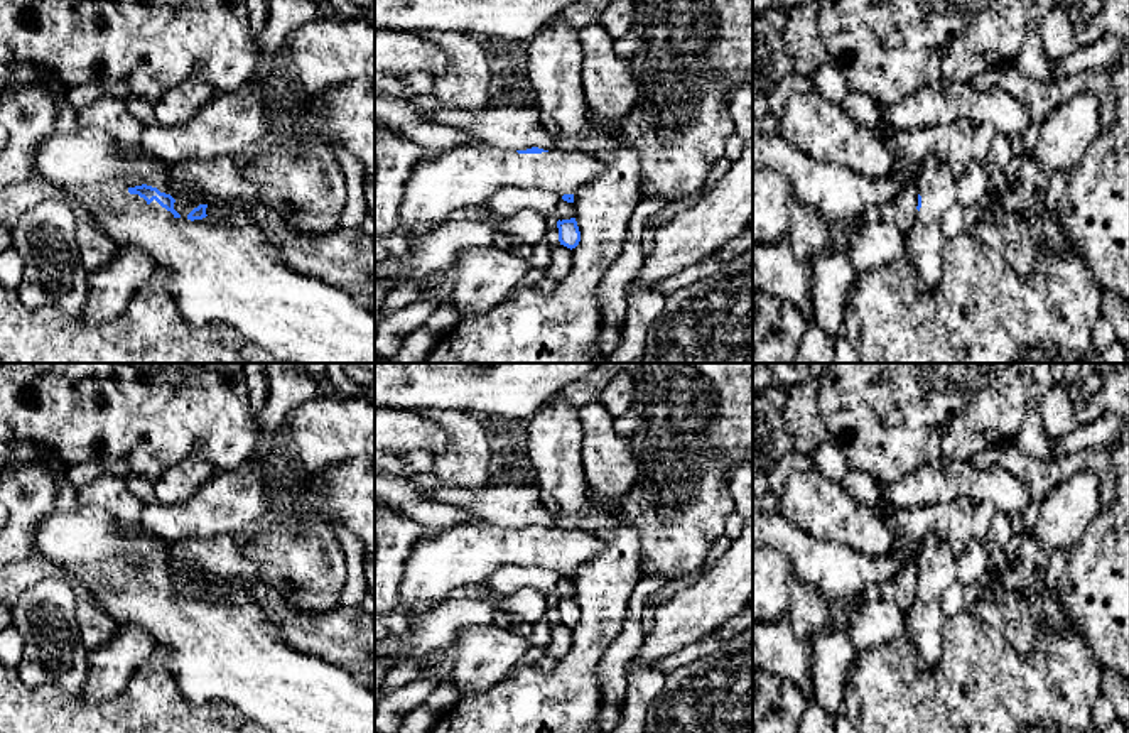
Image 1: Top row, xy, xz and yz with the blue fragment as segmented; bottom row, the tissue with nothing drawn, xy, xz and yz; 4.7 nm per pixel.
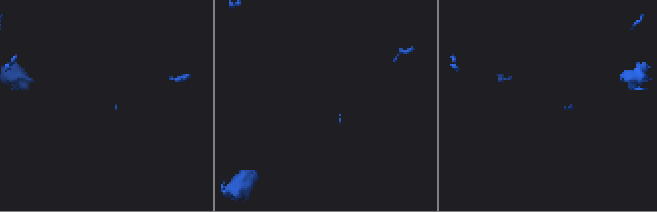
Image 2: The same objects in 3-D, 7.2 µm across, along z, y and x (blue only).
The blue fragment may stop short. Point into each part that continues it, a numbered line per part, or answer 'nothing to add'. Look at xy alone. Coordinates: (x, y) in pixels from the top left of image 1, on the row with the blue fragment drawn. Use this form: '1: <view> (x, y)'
1: xy (225, 271)

